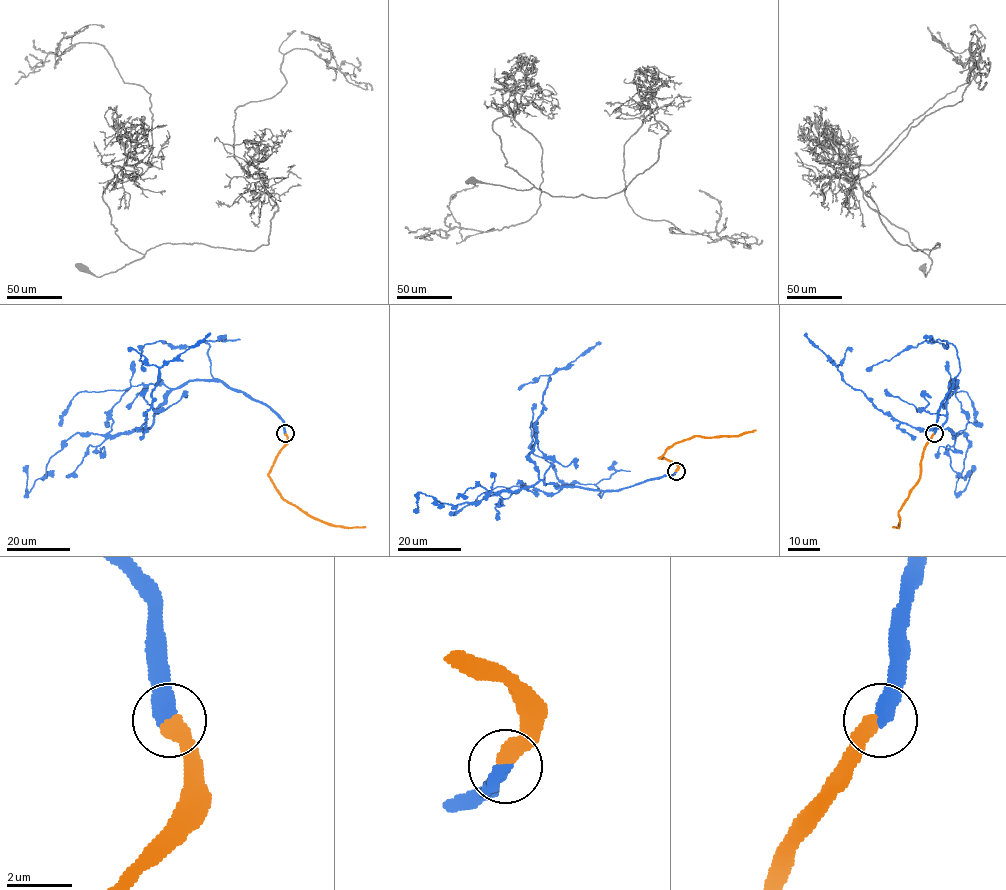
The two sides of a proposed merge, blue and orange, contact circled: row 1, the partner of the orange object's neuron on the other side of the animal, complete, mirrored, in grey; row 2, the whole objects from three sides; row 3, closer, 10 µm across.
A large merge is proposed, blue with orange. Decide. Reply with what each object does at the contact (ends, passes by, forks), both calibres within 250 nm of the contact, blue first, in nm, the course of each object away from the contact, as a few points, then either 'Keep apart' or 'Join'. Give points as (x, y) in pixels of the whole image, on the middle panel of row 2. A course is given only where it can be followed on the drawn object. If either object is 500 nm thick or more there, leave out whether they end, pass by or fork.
At the ring blue ends. At the ring orange ends. Thickness 440 nm (blue) against 480 nm. Course of blue: (675, 471), (611, 490), (563, 487), (539, 478), (529, 451), (535, 440), (535, 422), (549, 376), (601, 342). Course of orange: (675, 471), (677, 465), (659, 458), (675, 443), (695, 436), (728, 436), (756, 430). Join

